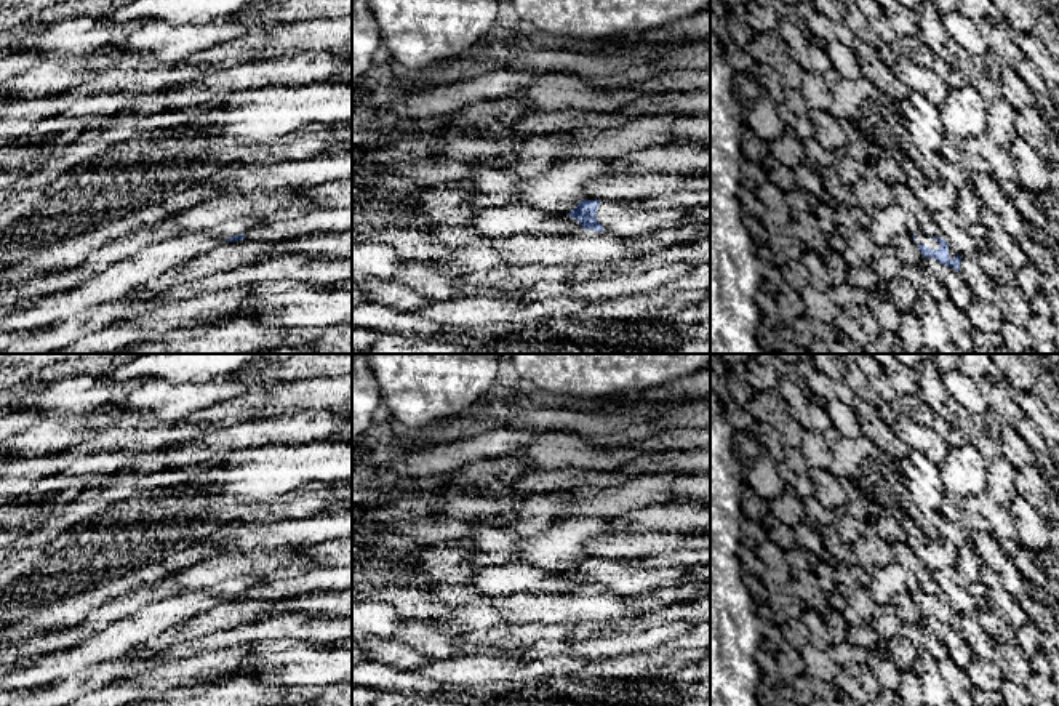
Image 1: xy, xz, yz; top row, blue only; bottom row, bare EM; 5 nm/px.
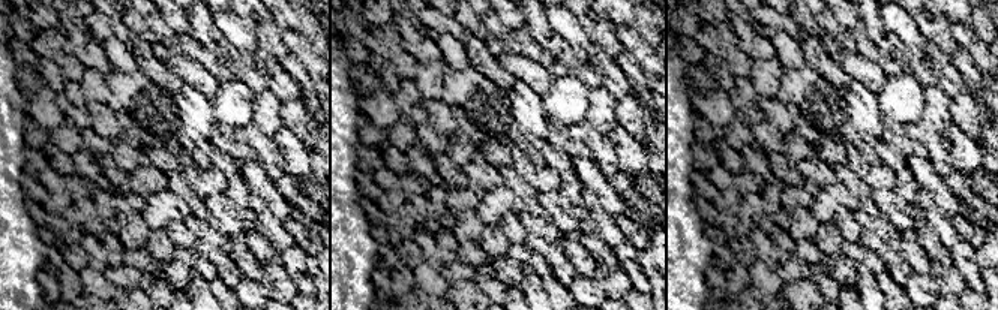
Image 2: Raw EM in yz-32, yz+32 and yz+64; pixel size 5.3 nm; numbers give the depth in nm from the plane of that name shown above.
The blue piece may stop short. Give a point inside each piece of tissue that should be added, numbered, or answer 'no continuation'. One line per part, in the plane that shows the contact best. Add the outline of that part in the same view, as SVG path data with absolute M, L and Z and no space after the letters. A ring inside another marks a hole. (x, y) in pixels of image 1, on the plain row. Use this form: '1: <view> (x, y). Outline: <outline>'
1: yz (920, 596). Outline: M918 589L915 592L915 600L921 602L921 604L931 607L931 608L937 608L939 607L939 600L936 597L931 597L931 596L925 594L921 589Z

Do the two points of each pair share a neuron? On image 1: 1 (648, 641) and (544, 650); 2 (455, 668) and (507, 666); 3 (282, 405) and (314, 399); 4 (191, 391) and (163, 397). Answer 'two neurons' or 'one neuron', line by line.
1: one neuron
2: one neuron
3: one neuron
4: one neuron

